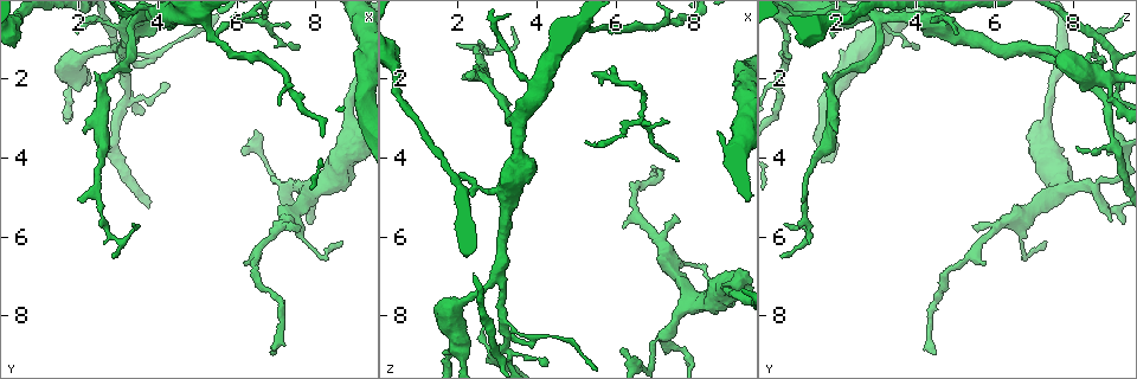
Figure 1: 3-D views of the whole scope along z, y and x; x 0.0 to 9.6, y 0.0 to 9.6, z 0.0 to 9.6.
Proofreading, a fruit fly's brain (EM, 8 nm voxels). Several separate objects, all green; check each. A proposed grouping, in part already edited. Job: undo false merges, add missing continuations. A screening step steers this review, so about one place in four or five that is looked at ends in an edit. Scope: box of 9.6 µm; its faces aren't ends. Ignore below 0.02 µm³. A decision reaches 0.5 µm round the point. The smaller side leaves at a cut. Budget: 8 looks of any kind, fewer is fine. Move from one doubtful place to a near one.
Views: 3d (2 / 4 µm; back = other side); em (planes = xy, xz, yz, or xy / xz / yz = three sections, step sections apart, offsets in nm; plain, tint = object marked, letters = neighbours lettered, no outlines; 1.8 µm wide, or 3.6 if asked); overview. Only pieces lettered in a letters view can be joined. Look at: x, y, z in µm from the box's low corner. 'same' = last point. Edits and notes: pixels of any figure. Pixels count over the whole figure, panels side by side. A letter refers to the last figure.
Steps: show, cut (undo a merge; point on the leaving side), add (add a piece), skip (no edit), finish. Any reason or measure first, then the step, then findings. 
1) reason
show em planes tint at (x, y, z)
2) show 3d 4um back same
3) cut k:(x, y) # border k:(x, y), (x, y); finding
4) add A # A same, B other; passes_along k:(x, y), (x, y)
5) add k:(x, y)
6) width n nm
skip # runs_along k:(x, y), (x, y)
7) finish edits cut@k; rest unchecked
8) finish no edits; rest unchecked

abrupt turn
show 3d 2um back at (7.20, 4.70, 8.50)

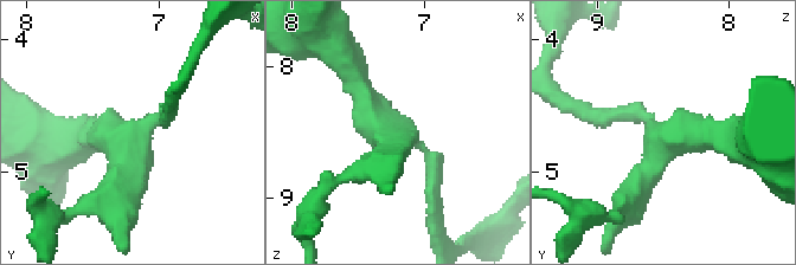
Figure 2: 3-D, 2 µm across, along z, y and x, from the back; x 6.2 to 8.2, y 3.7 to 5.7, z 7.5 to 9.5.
show em planes letters at (7.28, 4.72, 8.48)

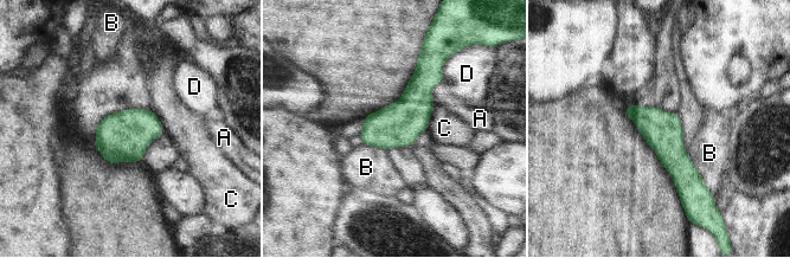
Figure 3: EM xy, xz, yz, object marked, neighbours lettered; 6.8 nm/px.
skip # A other, B other, C other, D other; border 3:(687, 154), (702, 181), (711, 191); continuous, no second cell

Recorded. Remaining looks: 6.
a fork
show em yz step 8 letters at (7.30, 5.50, 6.65)

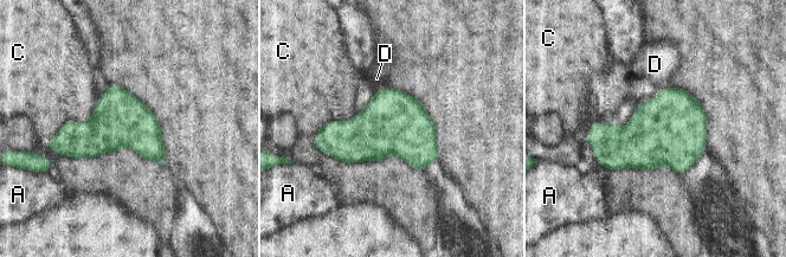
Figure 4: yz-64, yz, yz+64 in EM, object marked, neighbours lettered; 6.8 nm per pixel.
width 380 nm
skip # A other, C other, D other; border 4:(613, 120), (593, 123), (585, 141); continuous, no second cell

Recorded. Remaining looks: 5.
an open end
show em planes letters at (6.20, 6.65, 5.75)

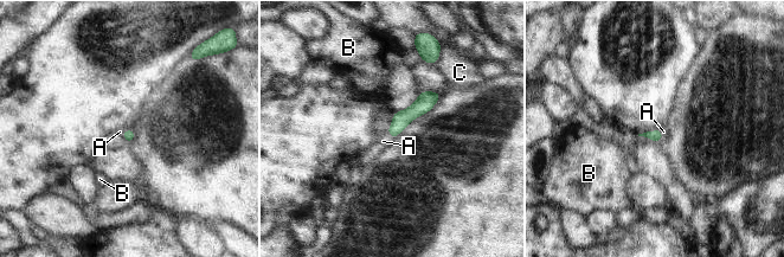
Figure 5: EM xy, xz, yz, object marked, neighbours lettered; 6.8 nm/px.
add A # A same, B other, C other; passes_along 5:(402, 119), (390, 135), (383, 141); it goes on there

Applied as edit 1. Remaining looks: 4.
finish edits add@5; rest unchecked

